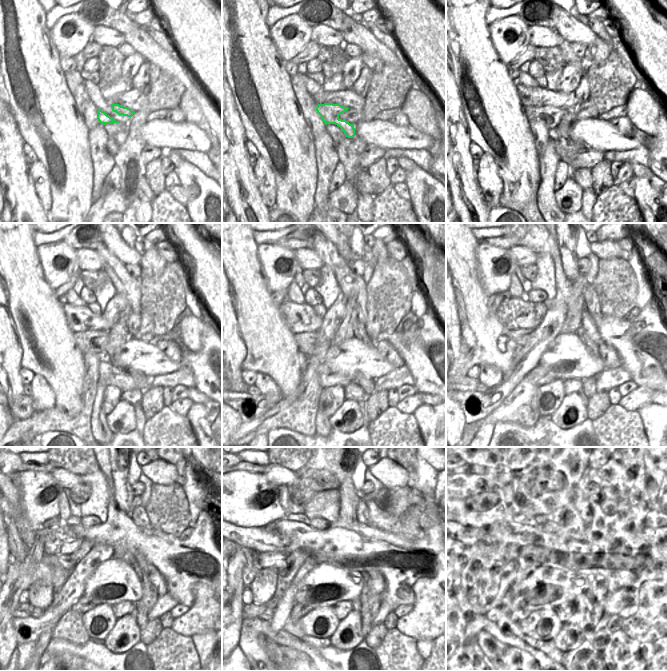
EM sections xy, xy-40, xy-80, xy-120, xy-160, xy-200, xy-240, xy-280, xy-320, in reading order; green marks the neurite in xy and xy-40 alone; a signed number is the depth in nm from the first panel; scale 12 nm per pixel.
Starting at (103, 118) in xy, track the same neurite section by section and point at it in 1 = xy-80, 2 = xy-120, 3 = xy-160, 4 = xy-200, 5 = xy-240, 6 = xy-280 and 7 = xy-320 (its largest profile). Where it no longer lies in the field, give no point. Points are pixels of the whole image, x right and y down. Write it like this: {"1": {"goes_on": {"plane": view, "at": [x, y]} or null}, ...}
{"1": {"goes_on": {"plane": "xy-80", "at": [551, 115]}}, "2": {"goes_on": {"plane": "xy-120", "at": [100, 338]}}, "3": {"goes_on": {"plane": "xy-160", "at": [304, 337]}}, "4": {"goes_on": {"plane": "xy-200", "at": [520, 337]}}, "5": {"goes_on": {"plane": "xy-240", "at": [68, 562]}}, "6": {"goes_on": {"plane": "xy-280", "at": [278, 561]}}, "7": {"goes_on": {"plane": "xy-320", "at": [488, 560]}}}

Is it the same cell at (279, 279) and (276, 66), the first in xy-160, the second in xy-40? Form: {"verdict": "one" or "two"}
{"verdict": "two"}

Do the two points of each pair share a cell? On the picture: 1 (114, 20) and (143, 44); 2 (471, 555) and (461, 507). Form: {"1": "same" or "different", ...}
{"1": "different", "2": "different"}

